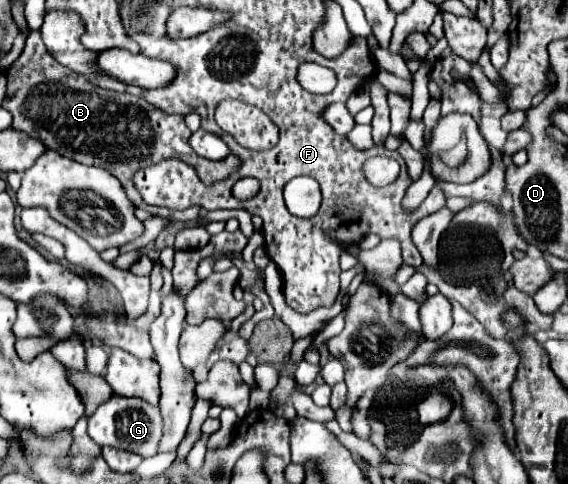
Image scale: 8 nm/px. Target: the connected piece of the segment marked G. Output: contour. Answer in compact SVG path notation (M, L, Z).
M114 394L110 400L100 404L96 412L88 420L88 436L98 446L112 446L118 450L128 450L140 454L142 458L150 458L158 454L160 440L164 436L164 418L158 406L142 400Z

